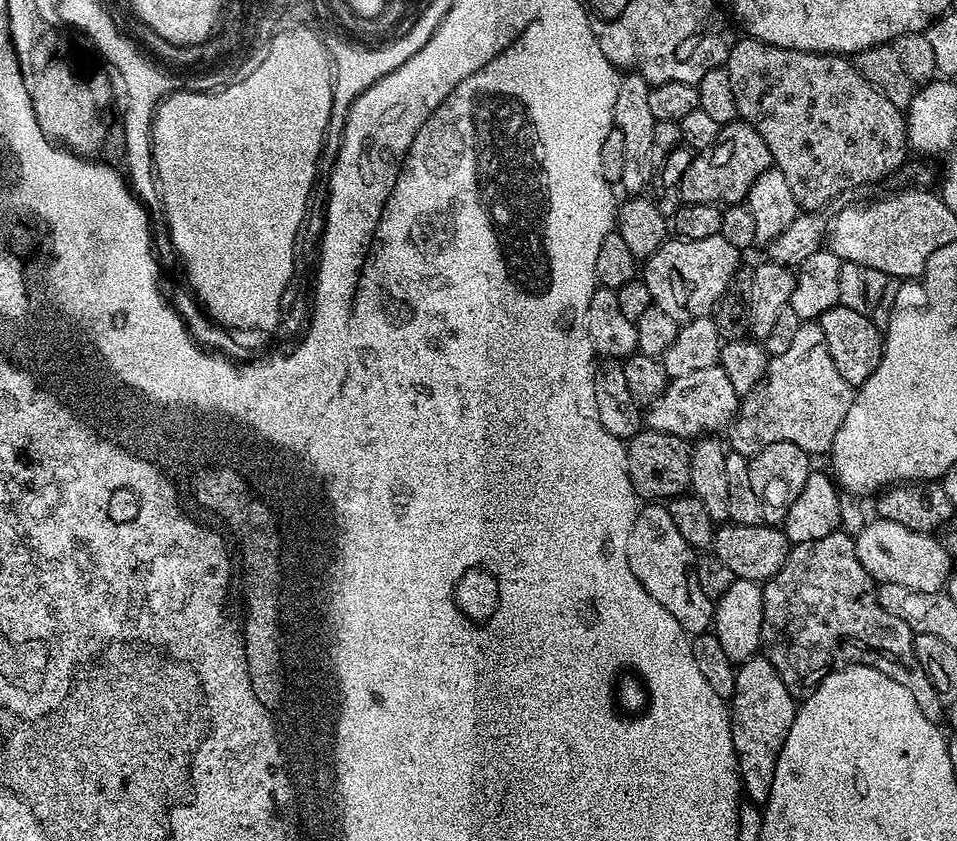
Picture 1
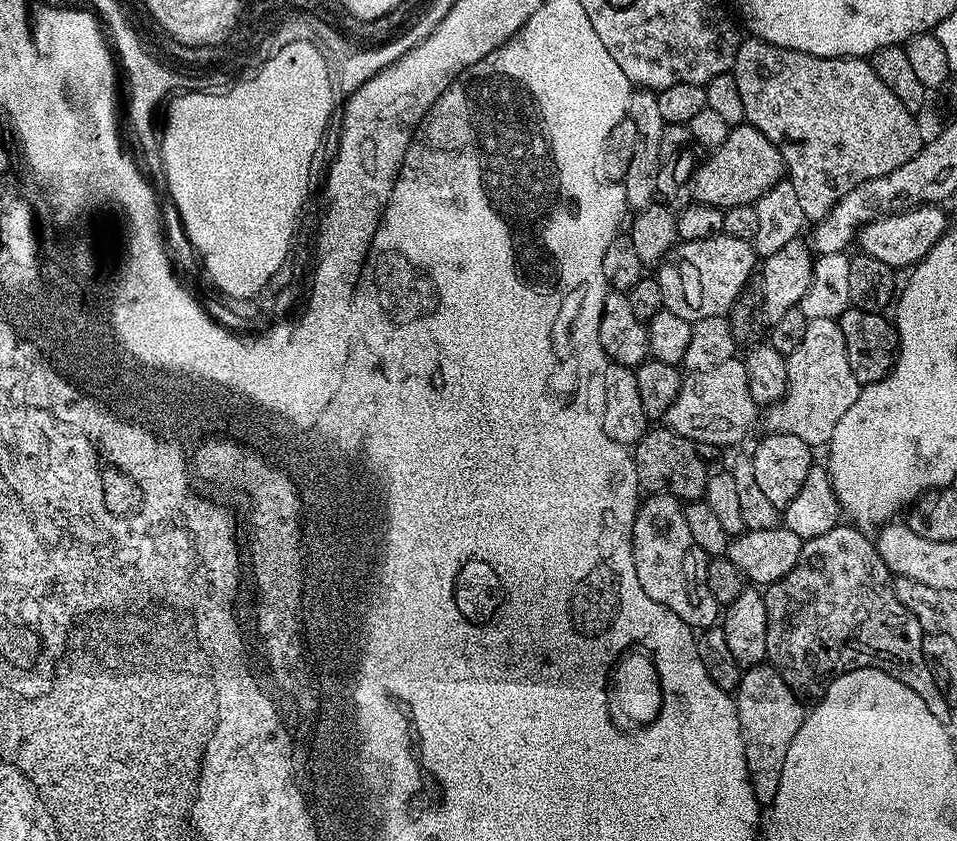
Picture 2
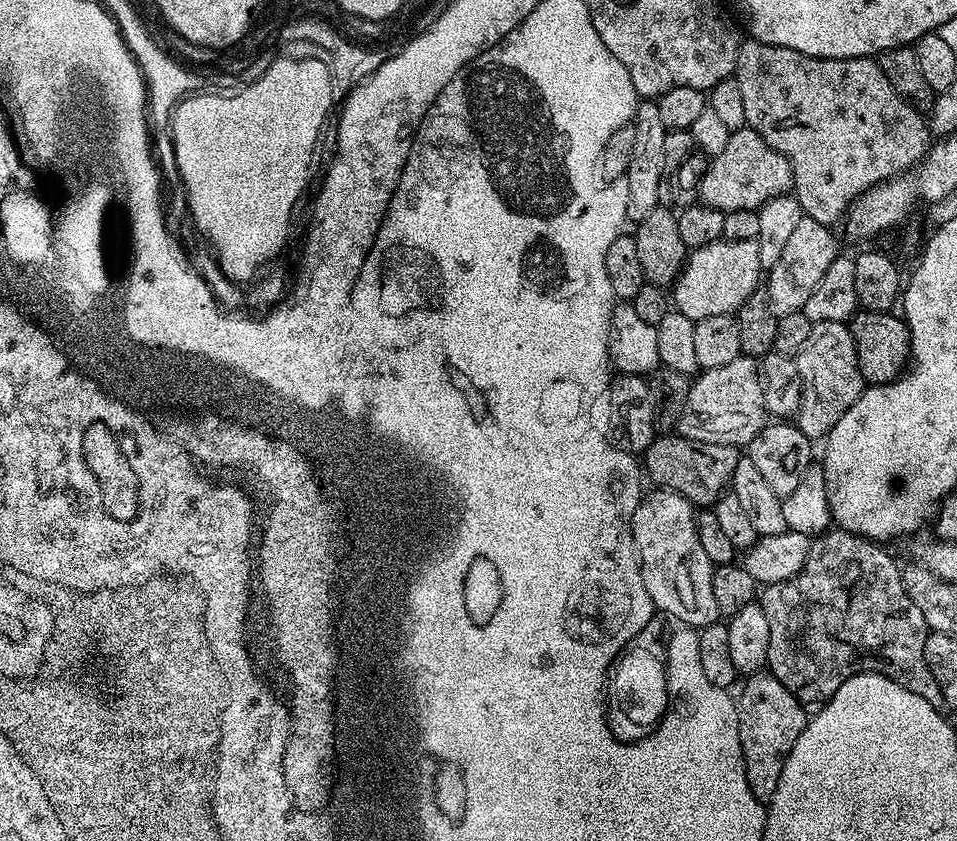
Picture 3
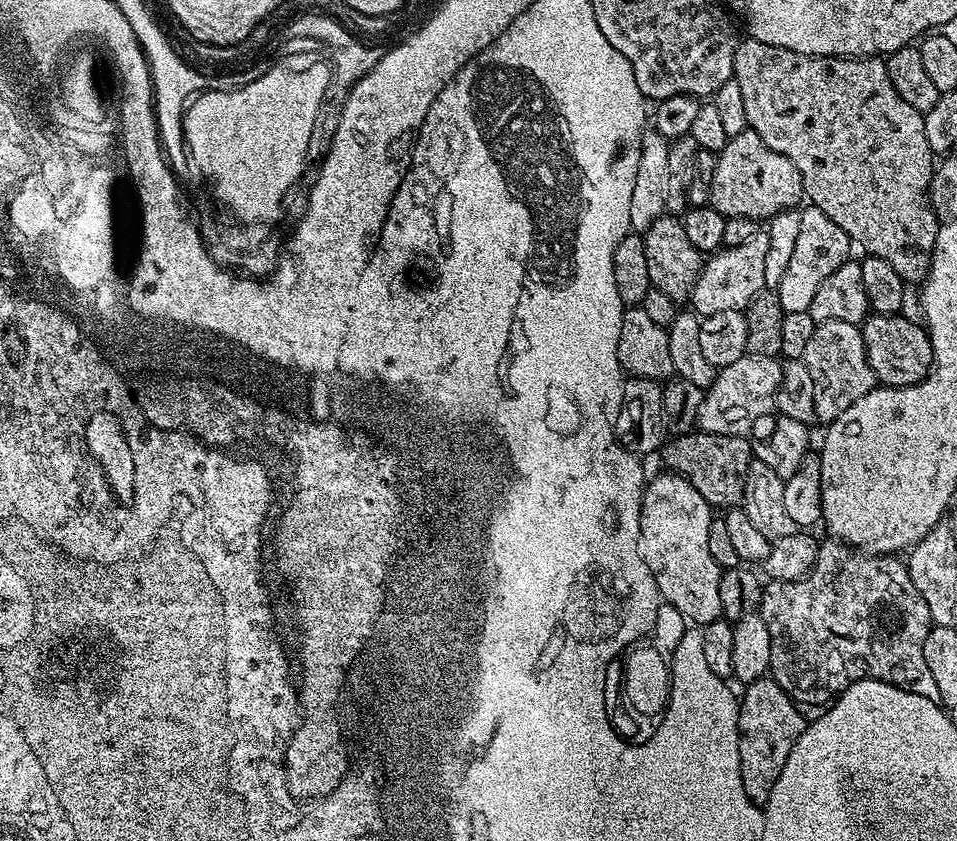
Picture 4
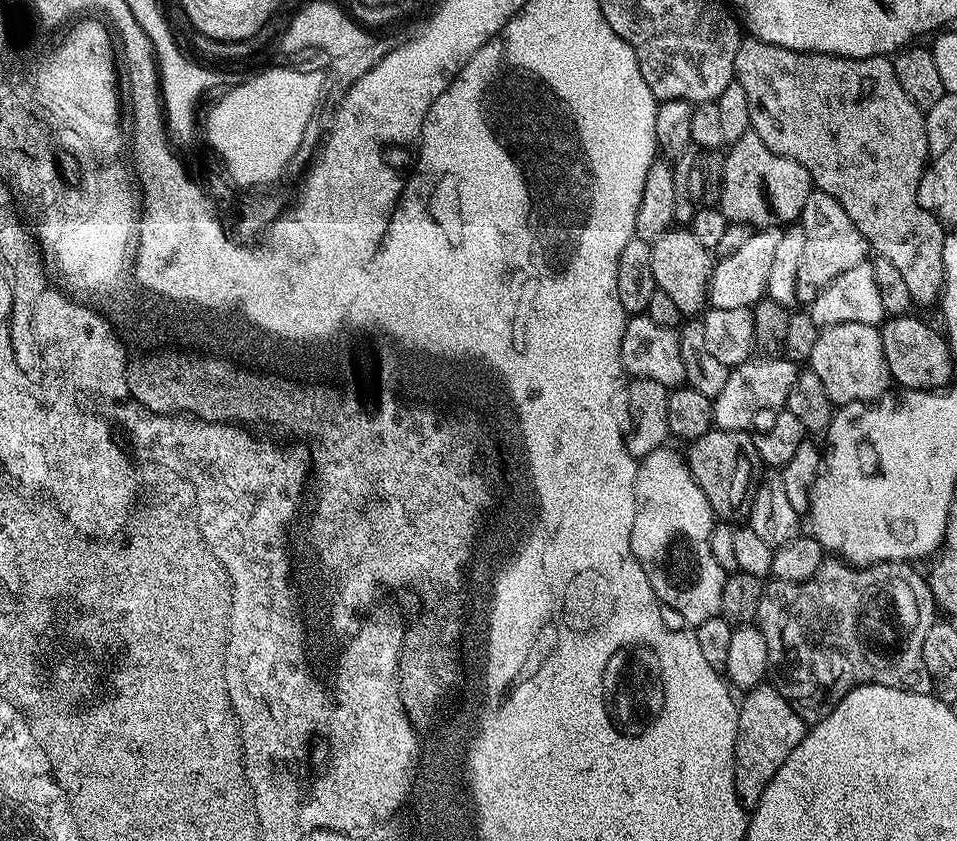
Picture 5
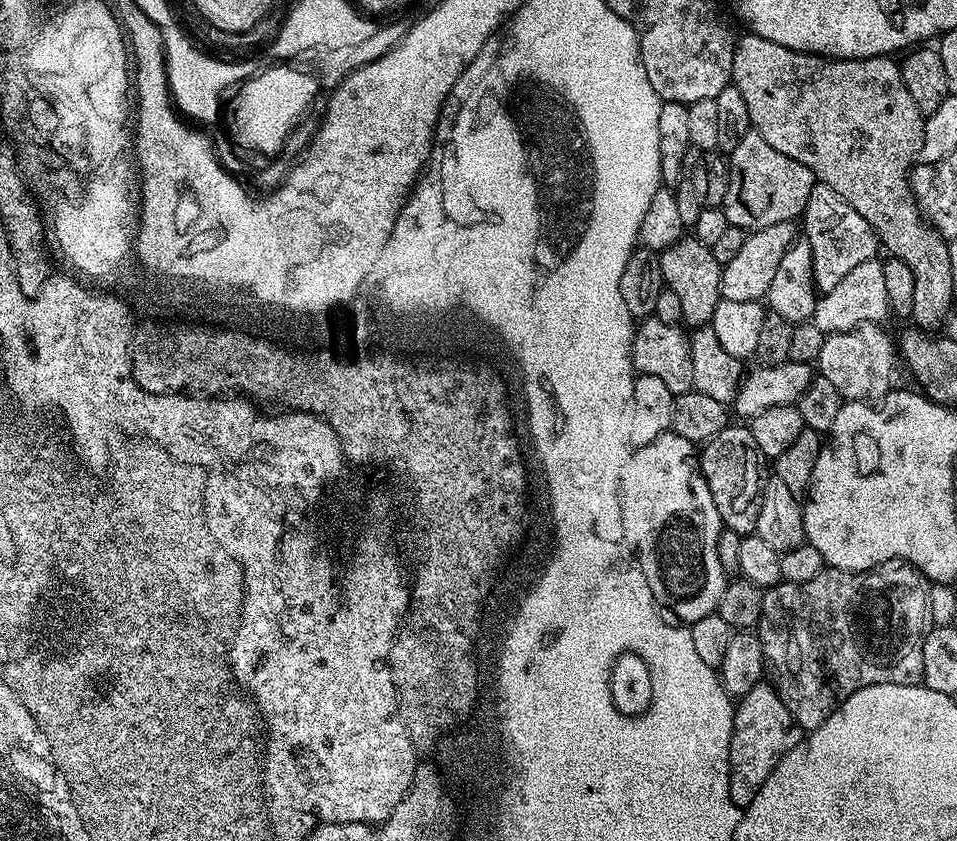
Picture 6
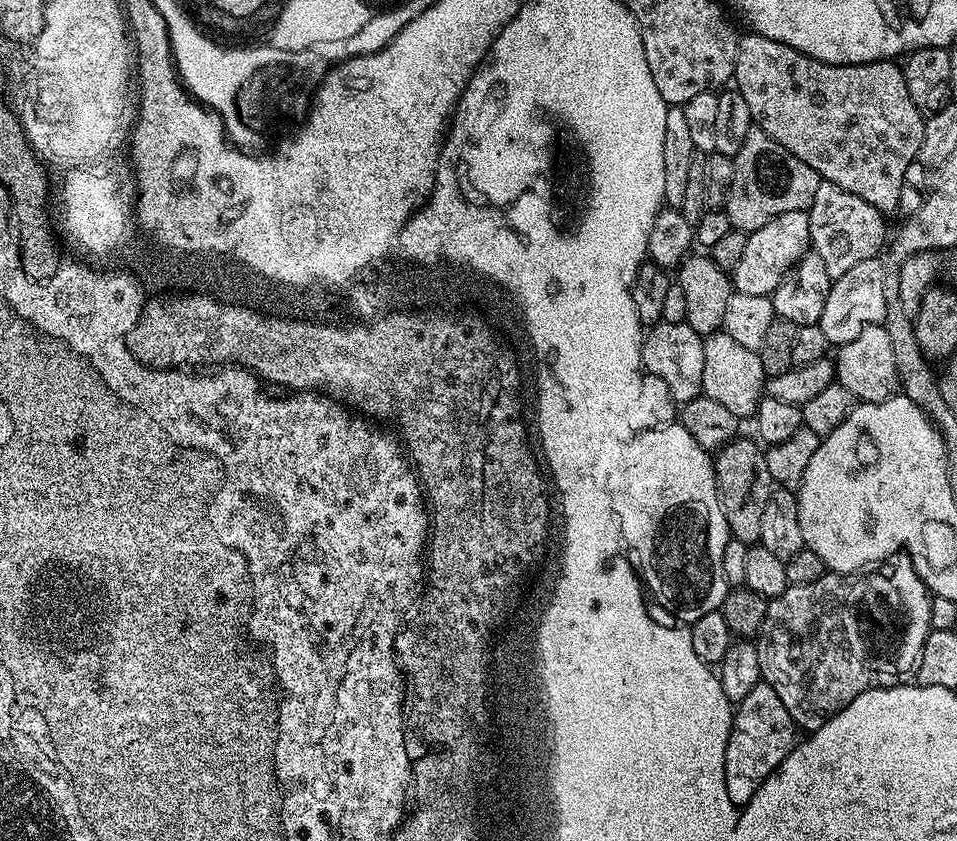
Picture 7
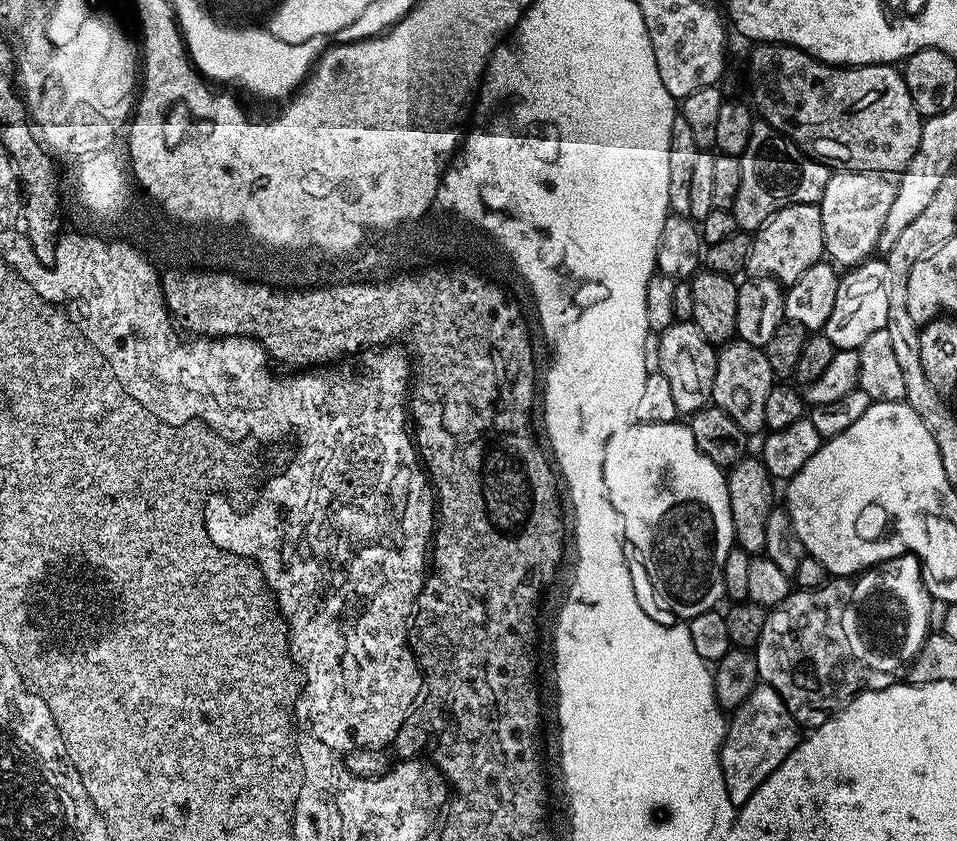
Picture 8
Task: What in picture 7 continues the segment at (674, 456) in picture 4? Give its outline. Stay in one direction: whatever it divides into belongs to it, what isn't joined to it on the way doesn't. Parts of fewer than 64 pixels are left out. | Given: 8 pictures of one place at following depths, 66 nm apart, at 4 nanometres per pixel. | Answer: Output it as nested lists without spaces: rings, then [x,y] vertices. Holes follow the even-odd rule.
[[[743,438],[732,440],[714,456],[716,493],[722,506],[722,514],[728,523],[731,539],[741,540],[749,546],[755,545],[760,539],[762,514],[766,511],[766,502],[770,502],[774,491],[774,483],[772,484],[774,472],[770,467],[770,460],[768,464],[767,458],[764,457],[765,449],[755,439],[753,440]]]

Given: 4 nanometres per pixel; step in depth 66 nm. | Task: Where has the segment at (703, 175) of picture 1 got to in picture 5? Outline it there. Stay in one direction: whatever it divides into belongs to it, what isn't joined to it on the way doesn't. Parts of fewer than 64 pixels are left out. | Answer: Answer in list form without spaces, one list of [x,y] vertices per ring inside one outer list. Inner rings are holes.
[[[751,130],[734,141],[727,151],[723,153],[724,189],[720,191],[718,207],[729,222],[750,224],[759,230],[780,228],[799,221],[806,198],[814,191],[806,166],[770,150],[770,146]]]

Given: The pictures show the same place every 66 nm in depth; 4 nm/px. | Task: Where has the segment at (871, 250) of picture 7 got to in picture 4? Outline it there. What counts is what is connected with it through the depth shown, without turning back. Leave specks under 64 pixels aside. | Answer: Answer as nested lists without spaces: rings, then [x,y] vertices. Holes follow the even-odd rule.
[[[811,206],[805,207],[800,212],[800,225],[798,226],[798,239],[794,246],[794,254],[790,257],[790,262],[786,266],[786,274],[782,274],[782,282],[776,287],[775,291],[782,302],[785,312],[806,312],[810,302],[814,302],[814,290],[838,270],[852,255],[854,242],[822,210]]]

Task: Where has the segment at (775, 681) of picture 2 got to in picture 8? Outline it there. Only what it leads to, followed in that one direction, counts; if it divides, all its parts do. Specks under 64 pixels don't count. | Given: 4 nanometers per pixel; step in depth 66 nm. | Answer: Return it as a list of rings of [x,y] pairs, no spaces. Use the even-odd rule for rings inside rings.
[[[757,683],[755,690],[746,698],[746,702],[739,704],[731,713],[726,724],[724,744],[720,748],[720,766],[727,772],[728,790],[731,792],[732,800],[744,800],[760,776],[776,771],[778,766],[782,766],[782,762],[794,751],[798,743],[796,731],[798,731],[796,720],[790,714],[790,710],[786,710],[779,694],[768,684]]]

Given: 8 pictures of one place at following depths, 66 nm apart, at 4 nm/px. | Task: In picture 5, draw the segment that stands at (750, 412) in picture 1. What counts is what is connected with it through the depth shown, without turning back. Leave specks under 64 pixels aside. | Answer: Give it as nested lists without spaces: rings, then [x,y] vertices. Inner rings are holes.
[[[842,322],[821,328],[818,342],[814,342],[810,370],[818,374],[826,394],[836,406],[875,402],[889,391],[890,377],[882,354],[880,329],[874,324]]]

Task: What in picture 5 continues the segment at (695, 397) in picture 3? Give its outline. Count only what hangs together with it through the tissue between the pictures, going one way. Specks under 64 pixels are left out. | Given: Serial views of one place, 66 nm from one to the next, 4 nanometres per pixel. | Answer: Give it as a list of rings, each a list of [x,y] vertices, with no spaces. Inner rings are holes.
[[[749,358],[744,364],[737,364],[726,378],[726,386],[712,400],[712,418],[715,427],[722,430],[745,431],[755,412],[767,408],[780,410],[787,405],[788,395],[798,375],[797,365],[783,358]]]

